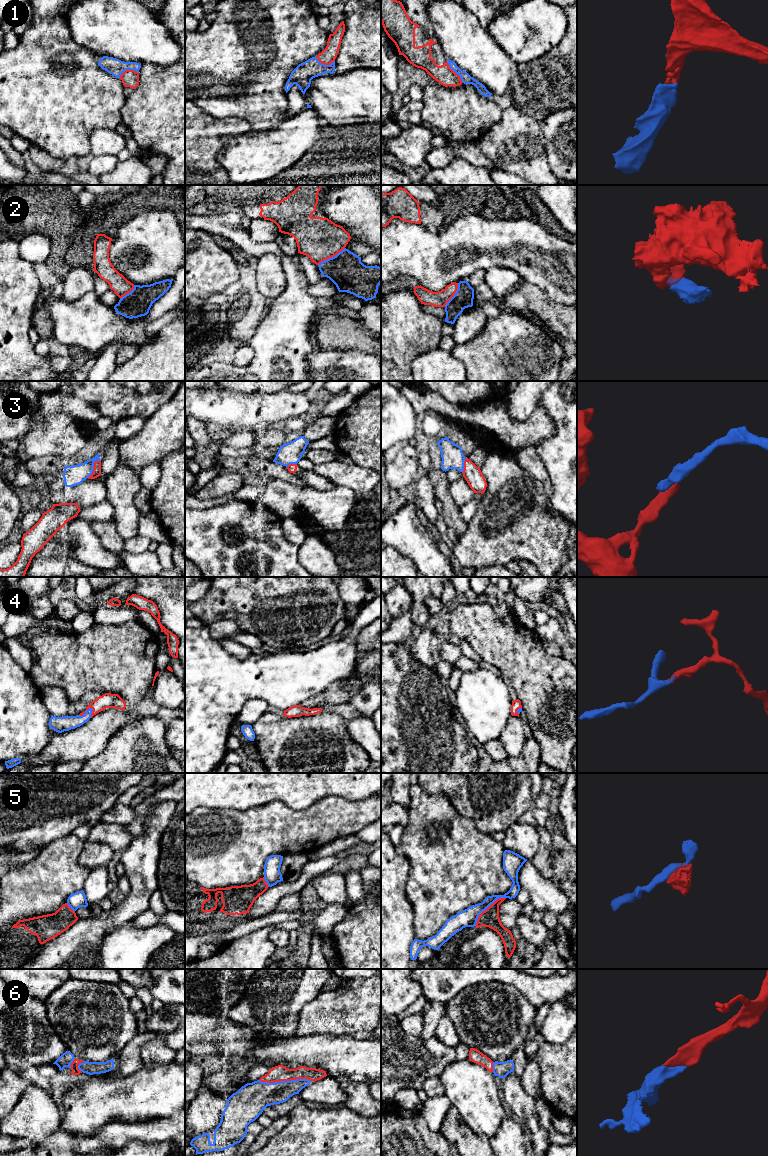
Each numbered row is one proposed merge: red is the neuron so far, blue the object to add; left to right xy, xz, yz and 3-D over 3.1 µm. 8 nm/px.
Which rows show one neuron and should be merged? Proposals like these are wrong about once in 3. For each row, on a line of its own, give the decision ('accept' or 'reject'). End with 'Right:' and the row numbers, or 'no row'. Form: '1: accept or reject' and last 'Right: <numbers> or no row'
1: accept
2: reject
3: reject
4: accept
5: reject
6: accept
Right: 1, 4, 6

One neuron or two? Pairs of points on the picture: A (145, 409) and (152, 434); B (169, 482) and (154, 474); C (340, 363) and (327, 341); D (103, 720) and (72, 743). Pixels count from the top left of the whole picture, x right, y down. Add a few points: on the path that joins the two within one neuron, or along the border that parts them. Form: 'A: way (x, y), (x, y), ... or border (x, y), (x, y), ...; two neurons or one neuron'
A: border (166, 402), (145, 420); two neurons
B: border (159, 465), (160, 478), (151, 493); two neurons
C: border (314, 342), (321, 349), (355, 351); two neurons
D: way (95, 728), (80, 743); one neuron

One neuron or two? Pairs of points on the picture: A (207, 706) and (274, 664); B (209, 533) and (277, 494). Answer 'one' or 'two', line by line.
A: one
B: two

